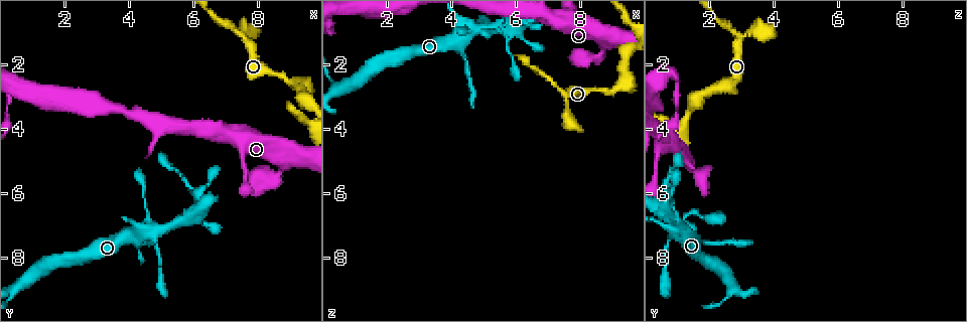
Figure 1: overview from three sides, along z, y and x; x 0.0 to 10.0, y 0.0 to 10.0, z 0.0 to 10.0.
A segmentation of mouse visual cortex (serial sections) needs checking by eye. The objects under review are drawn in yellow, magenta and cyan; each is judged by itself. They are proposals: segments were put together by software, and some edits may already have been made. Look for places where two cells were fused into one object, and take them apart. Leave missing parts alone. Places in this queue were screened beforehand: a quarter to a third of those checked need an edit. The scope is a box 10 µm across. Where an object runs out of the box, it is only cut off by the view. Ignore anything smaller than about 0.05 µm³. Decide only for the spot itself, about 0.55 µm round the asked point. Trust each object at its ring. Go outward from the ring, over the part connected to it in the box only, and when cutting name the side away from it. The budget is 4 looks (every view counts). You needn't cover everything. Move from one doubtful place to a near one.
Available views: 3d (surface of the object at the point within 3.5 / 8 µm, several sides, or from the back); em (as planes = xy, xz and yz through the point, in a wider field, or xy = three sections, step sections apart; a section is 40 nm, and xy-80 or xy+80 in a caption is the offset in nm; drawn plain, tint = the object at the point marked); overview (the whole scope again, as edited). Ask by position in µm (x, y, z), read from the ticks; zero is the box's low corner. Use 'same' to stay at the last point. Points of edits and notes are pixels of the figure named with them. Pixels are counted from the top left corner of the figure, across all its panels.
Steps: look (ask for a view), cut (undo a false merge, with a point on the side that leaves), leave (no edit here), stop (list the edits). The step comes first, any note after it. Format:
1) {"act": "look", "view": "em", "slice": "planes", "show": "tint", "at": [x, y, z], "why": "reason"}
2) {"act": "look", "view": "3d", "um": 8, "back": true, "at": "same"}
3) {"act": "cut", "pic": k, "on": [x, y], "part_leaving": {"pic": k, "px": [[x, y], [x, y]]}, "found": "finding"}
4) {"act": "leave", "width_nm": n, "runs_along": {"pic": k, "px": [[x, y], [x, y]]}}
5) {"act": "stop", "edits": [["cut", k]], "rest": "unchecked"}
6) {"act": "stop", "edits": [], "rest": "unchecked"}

{"act": "look", "view": "3d", "um": 3.5, "at": [8.75, 5.30, 1.60], "why": "abrupt turn"}

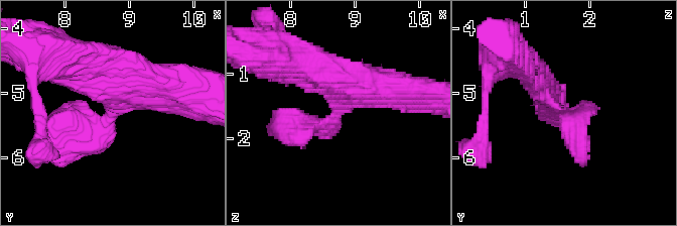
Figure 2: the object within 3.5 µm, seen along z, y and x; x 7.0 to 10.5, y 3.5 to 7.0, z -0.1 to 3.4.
{"act": "look", "view": "em", "slice": "planes", "show": "tint", "at": [8.80, 5.35, 1.60]}

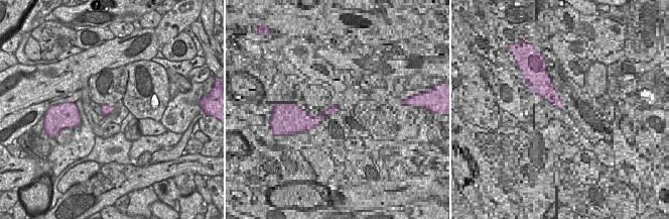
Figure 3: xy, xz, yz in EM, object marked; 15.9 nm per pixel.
{"act": "leave", "width_nm": 160, "runs_along": {"pic": 2, "px": [[529, 73], [575, 128], [578, 147]]}, "found": "one cell here"}

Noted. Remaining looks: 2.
{"act": "look", "view": "3d", "um": 8, "at": [4.60, 7.15, 0.90], "why": "four arms meet"}

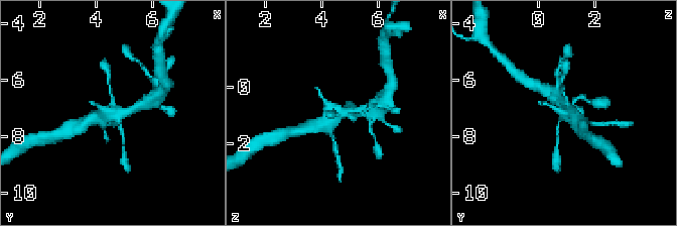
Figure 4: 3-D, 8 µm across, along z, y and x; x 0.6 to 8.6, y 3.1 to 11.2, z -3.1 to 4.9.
{"act": "look", "view": "em", "slice": "xy", "step": 1, "show": "tint", "at": "same", "why": "shape alone is not enough"}

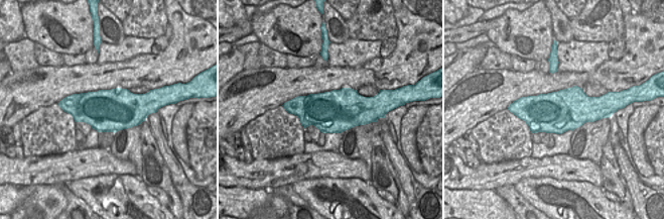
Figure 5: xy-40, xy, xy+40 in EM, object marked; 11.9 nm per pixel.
{"act": "leave", "runs_along": {"pic": 4, "px": [[313, 126], [341, 112], [365, 110]]}, "found": "continuous, no second cell"}

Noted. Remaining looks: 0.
{"act": "stop", "edits": [], "rest": "unchecked"}

